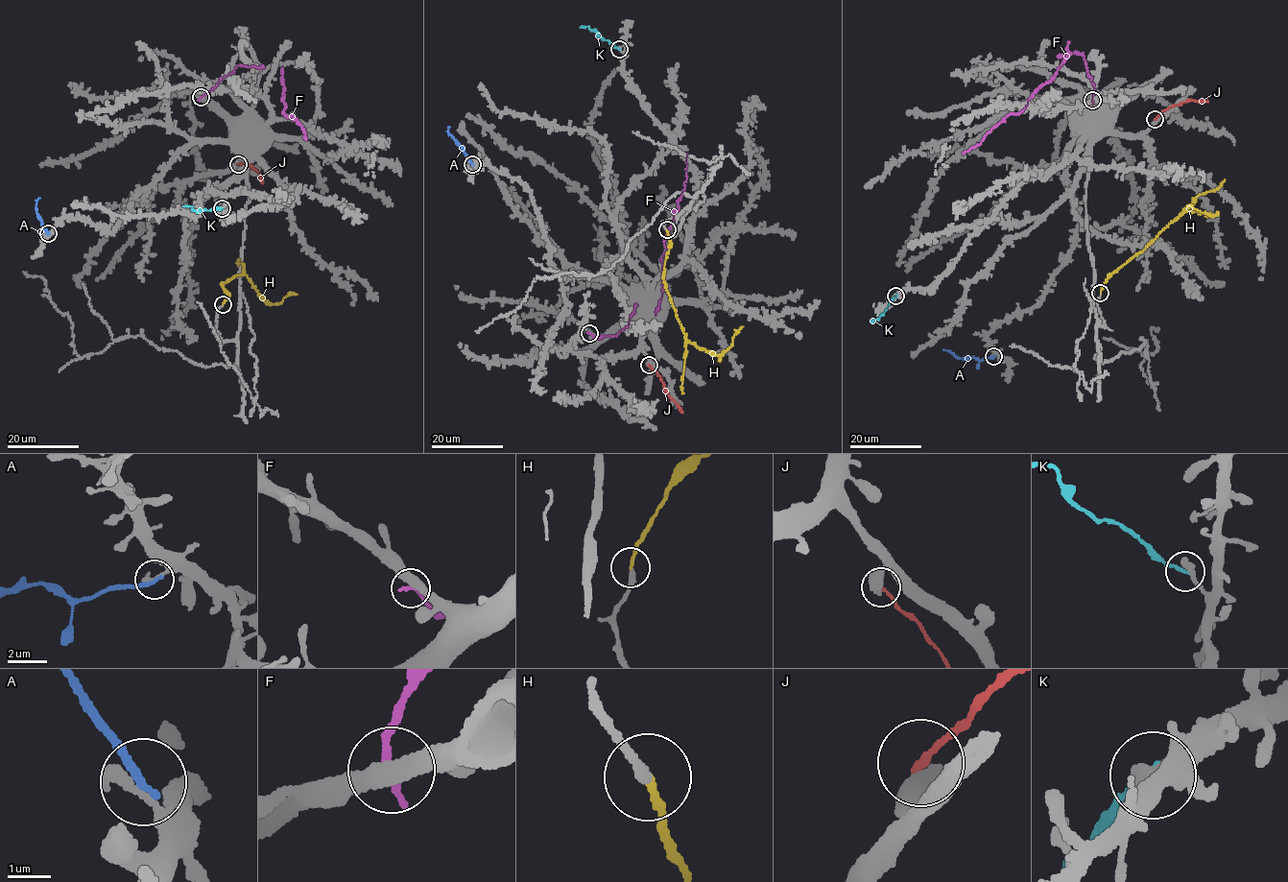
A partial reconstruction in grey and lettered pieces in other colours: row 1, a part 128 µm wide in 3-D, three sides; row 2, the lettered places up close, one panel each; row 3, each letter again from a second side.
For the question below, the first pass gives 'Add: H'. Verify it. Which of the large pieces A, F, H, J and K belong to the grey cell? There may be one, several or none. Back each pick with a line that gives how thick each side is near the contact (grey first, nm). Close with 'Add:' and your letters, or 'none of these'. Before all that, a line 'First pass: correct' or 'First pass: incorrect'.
First pass: correct
H: calibres 240 and 140 nm
Add: H

